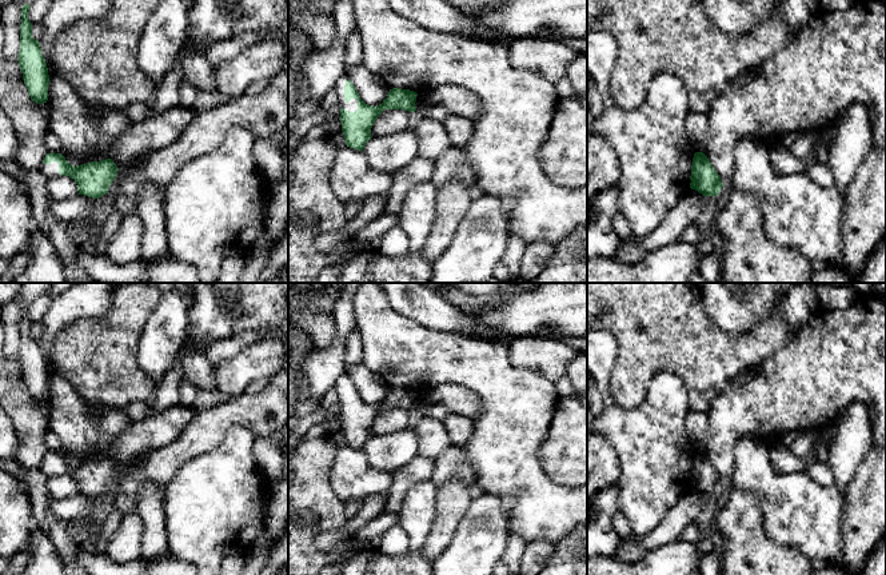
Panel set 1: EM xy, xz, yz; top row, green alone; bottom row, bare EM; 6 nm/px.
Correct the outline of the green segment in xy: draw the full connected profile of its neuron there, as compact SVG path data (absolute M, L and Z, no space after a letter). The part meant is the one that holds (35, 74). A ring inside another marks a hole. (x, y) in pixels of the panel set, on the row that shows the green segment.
M29 4L21 8L19 65L31 100L43 104L48 100L49 75L40 43L32 37L28 19Z

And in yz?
M695 152L691 165L690 188L703 196L718 196L722 180L703 152Z

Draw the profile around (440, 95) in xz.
M440 85L419 93L423 103L446 107L451 115L459 115L475 120L482 113L479 97L466 88L456 85Z

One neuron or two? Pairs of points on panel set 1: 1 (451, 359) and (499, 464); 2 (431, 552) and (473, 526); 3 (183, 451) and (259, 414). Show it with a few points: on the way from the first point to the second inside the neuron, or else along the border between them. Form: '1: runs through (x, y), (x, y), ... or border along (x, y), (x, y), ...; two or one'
1: runs through (478, 382), (499, 403), (499, 438); one
2: border along (467, 511), (451, 542), (431, 560); two
3: runs through (202, 435), (219, 418), (227, 414), (240, 414); one

